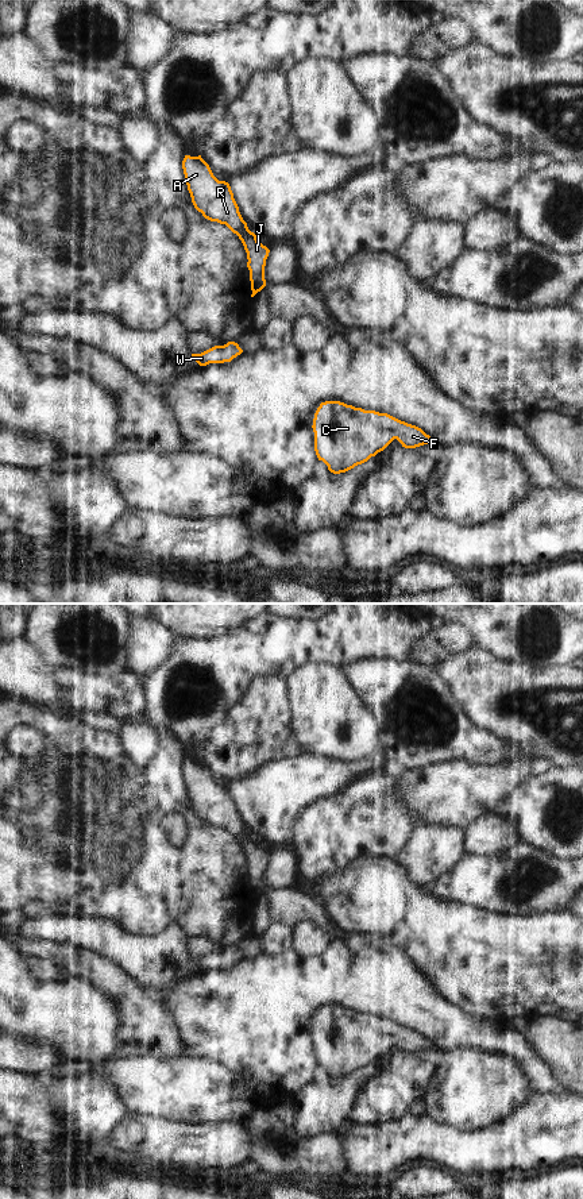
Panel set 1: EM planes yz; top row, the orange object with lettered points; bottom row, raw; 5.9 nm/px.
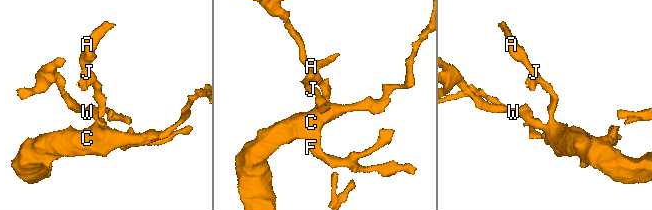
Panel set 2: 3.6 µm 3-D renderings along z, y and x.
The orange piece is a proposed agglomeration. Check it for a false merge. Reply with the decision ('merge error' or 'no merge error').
no merge error

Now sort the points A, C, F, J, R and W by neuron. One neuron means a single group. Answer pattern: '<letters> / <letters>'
A C F J R W

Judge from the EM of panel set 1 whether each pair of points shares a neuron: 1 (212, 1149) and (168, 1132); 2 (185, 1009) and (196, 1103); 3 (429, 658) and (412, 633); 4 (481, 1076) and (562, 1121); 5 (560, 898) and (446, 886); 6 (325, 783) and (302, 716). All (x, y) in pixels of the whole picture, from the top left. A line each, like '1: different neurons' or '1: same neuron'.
1: same neuron
2: different neurons
3: different neurons
4: different neurons
5: same neuron
6: different neurons

